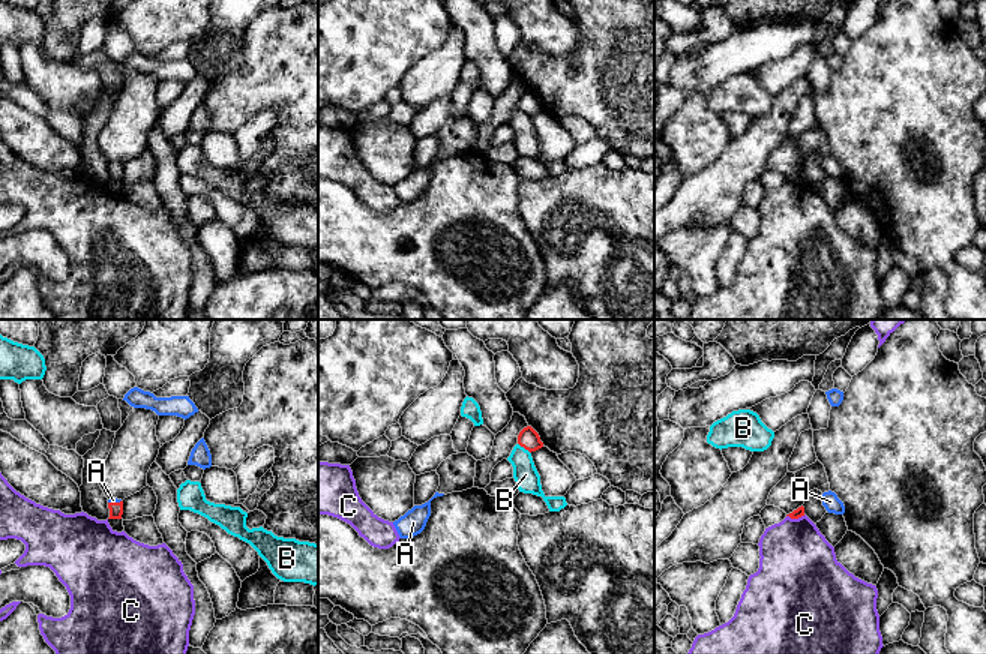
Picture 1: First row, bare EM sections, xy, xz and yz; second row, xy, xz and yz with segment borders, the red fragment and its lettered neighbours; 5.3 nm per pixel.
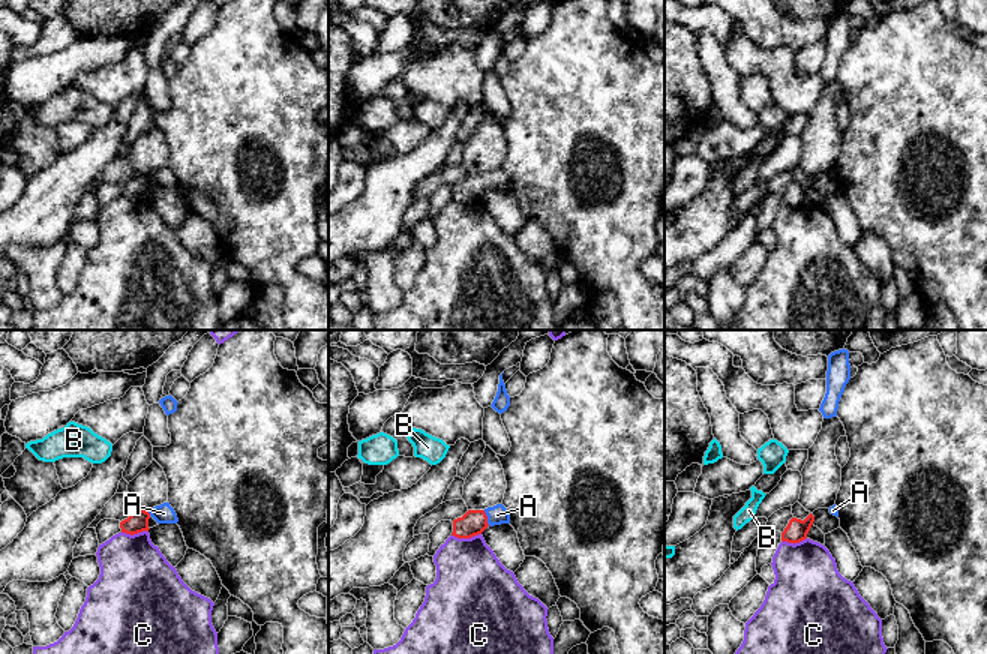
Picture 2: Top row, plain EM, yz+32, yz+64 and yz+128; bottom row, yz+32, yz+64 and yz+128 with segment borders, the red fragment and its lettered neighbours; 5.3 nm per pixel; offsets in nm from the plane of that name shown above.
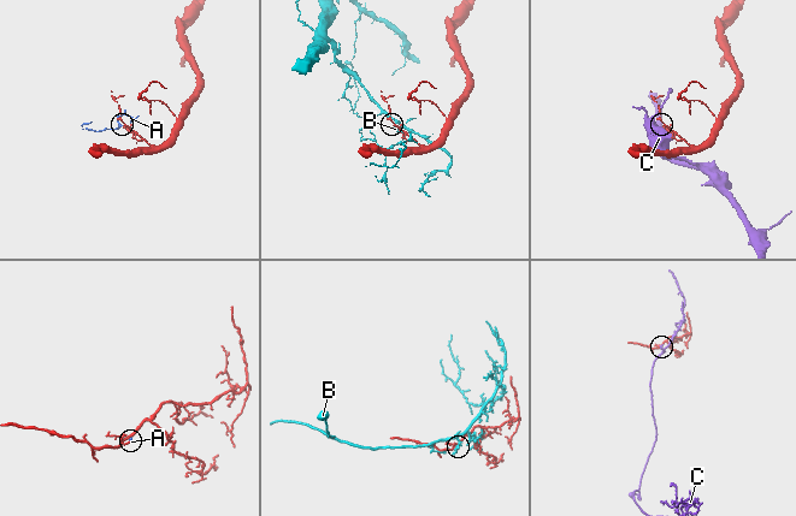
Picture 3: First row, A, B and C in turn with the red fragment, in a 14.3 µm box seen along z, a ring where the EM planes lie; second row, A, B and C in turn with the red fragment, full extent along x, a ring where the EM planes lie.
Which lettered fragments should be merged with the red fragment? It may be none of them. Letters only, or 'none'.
A

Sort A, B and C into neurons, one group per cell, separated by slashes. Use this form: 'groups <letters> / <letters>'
groups A / B / C

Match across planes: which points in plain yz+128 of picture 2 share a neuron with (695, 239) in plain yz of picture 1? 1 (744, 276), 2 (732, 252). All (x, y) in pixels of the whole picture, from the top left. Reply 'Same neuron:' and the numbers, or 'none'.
Same neuron: none

